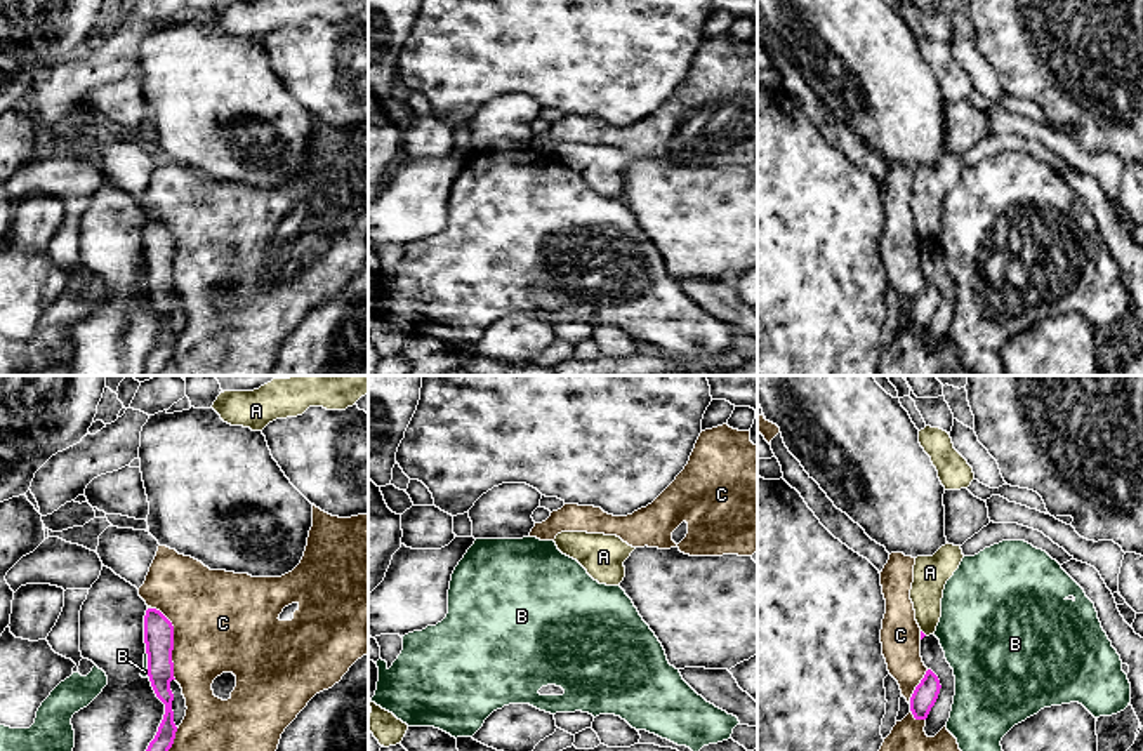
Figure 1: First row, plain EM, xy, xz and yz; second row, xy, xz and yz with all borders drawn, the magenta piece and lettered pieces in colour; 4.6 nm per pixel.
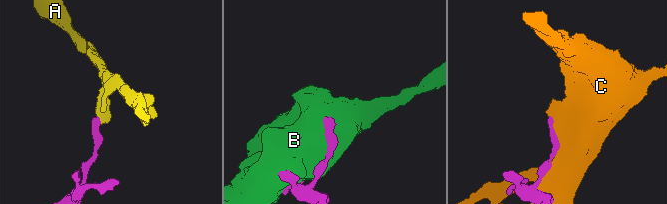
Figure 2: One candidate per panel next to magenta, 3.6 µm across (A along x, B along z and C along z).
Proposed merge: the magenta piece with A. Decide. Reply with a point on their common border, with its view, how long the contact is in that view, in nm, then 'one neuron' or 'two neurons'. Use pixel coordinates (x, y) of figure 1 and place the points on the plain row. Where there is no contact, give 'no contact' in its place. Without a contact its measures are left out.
contact yz (923, 244); length 40 nm; two neurons

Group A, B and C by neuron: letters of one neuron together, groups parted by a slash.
A / B / C

